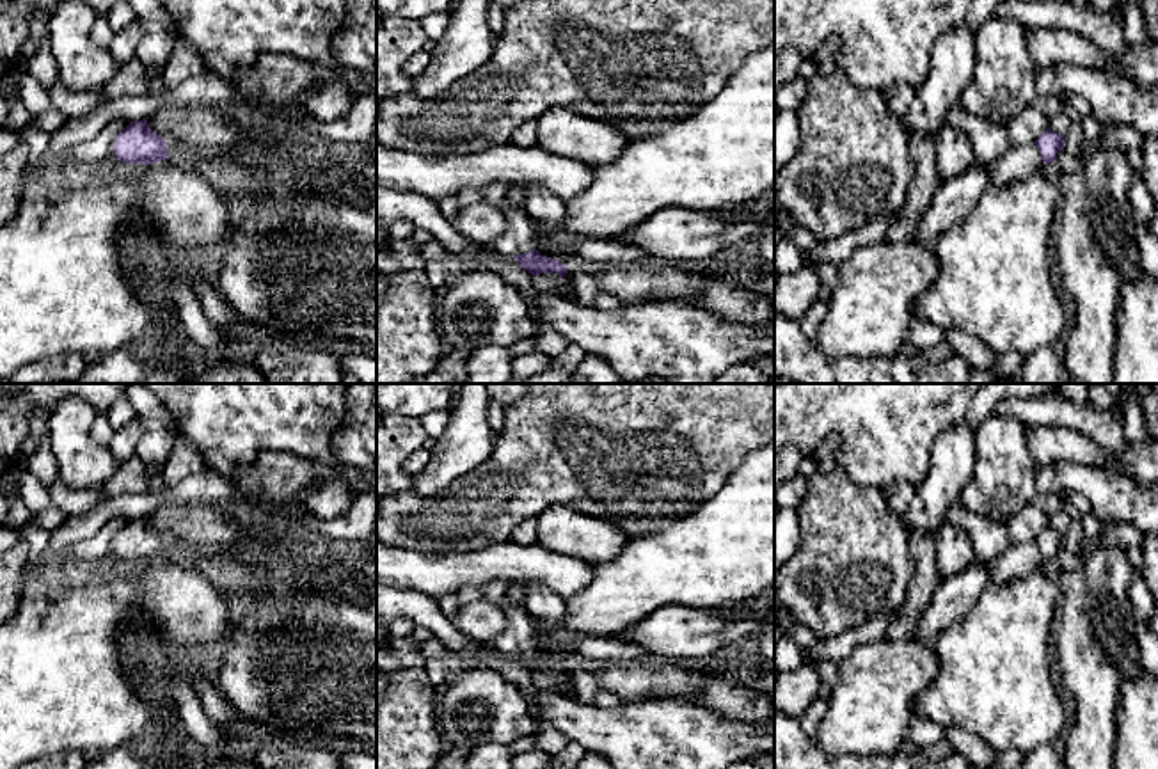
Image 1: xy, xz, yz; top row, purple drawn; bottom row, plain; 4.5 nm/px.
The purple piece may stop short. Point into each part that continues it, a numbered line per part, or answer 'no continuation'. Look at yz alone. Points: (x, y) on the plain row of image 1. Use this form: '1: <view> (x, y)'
1: yz (1020, 560)

